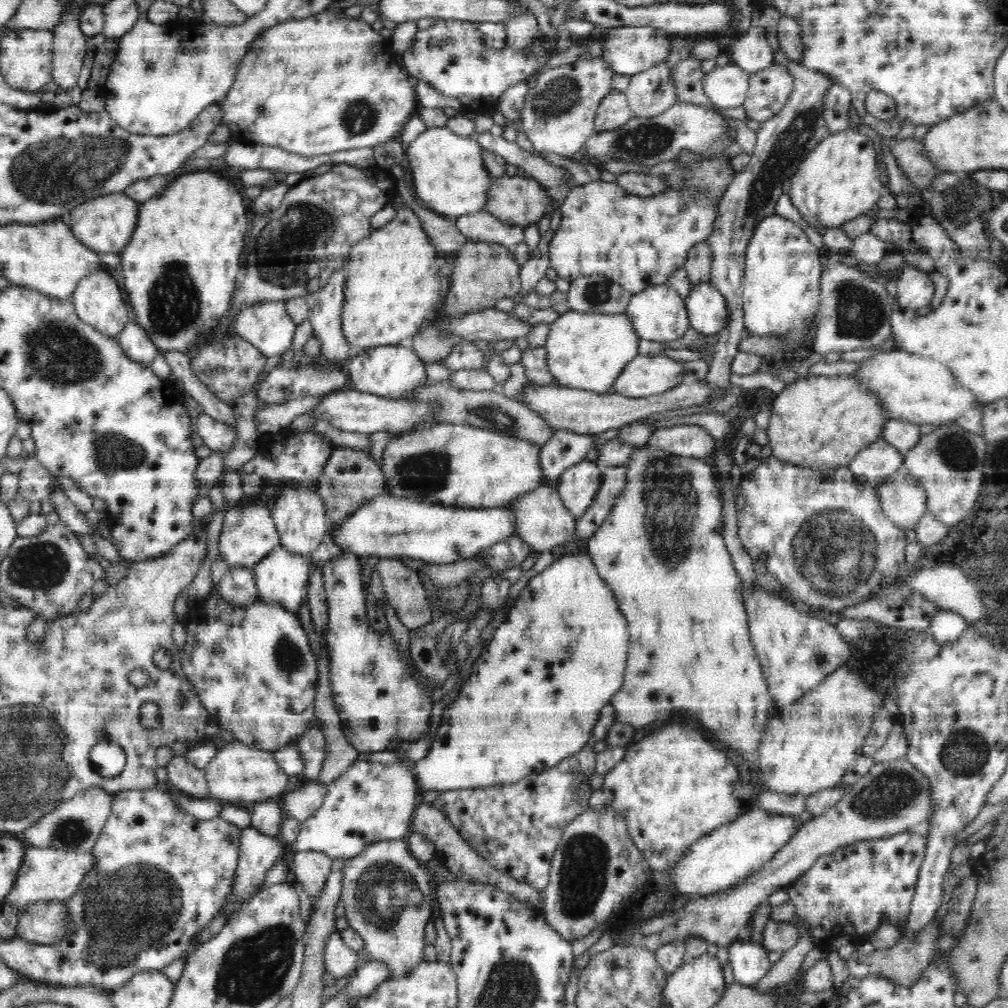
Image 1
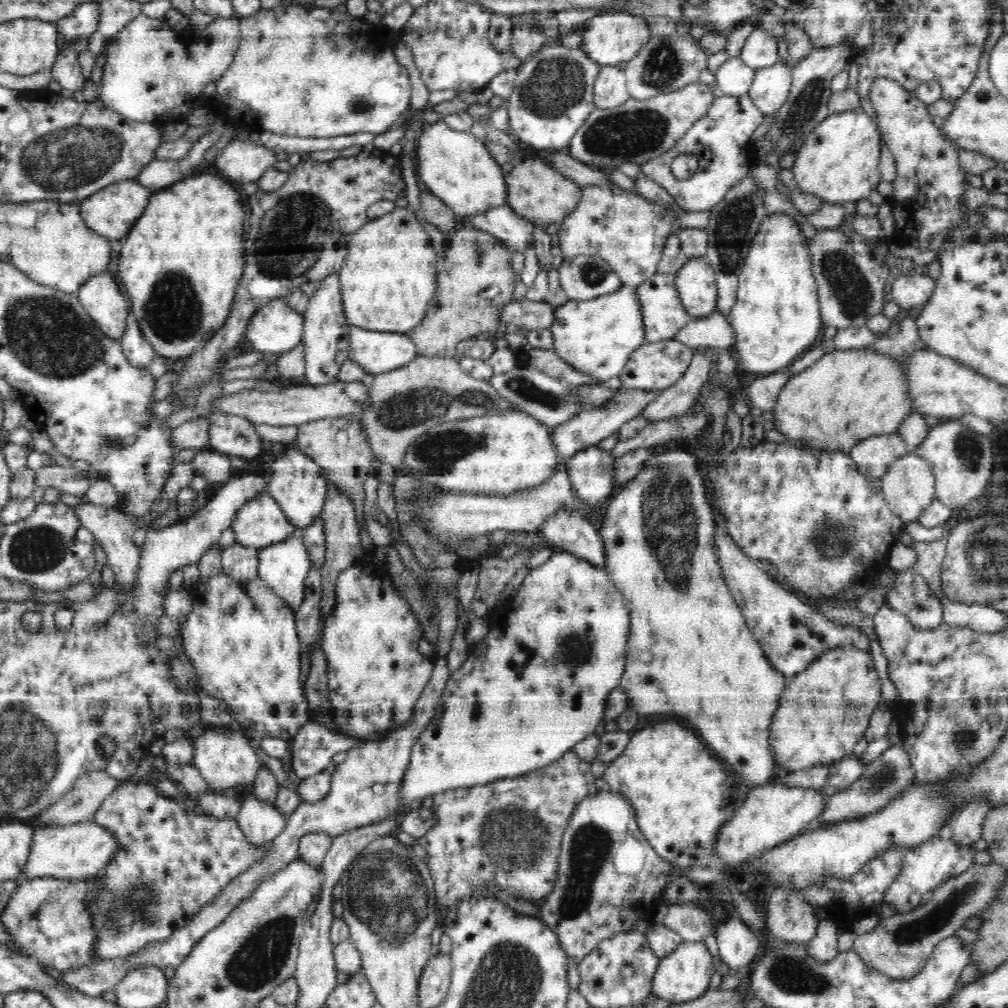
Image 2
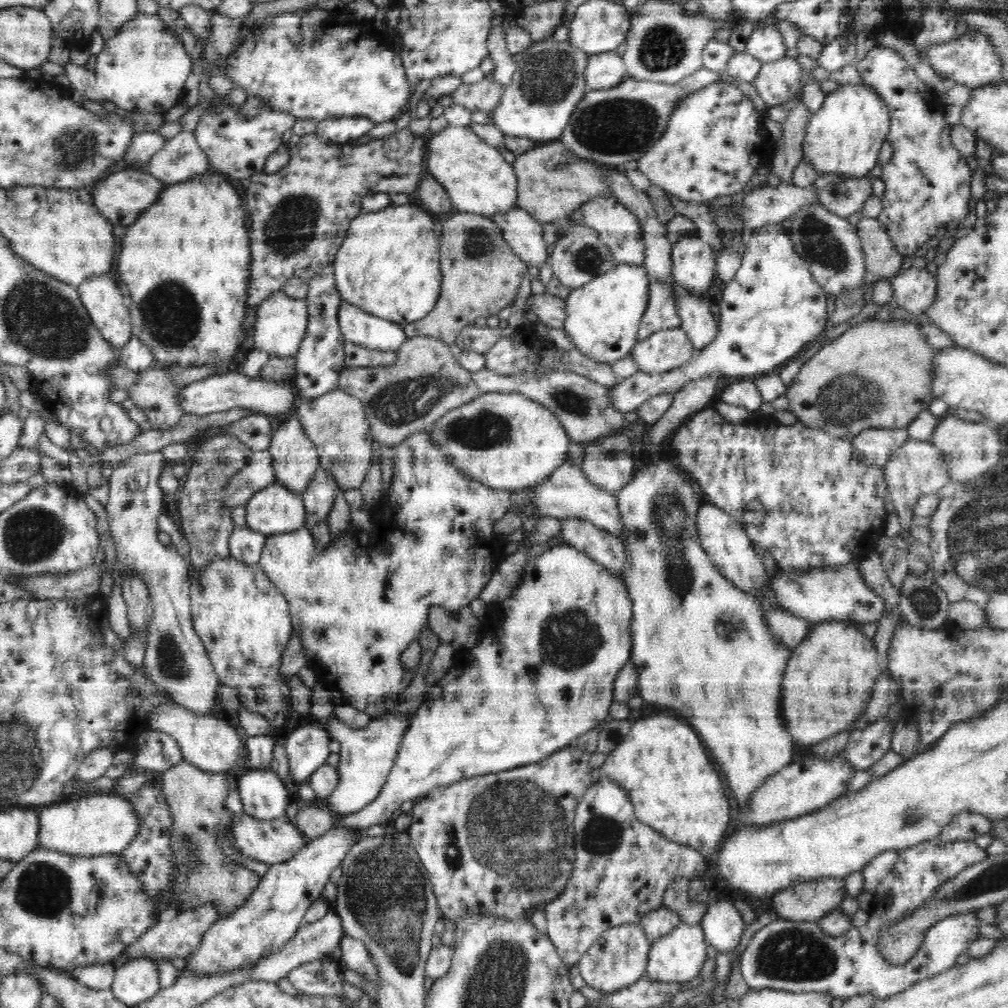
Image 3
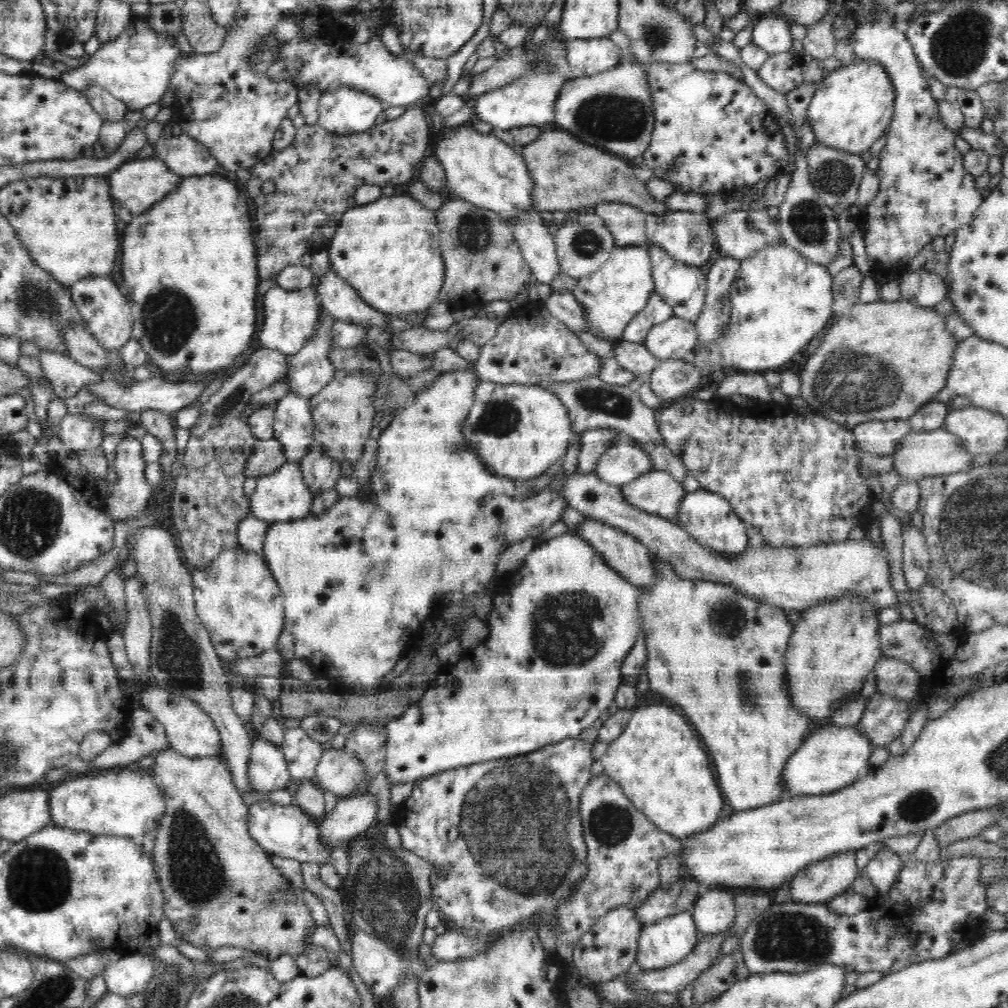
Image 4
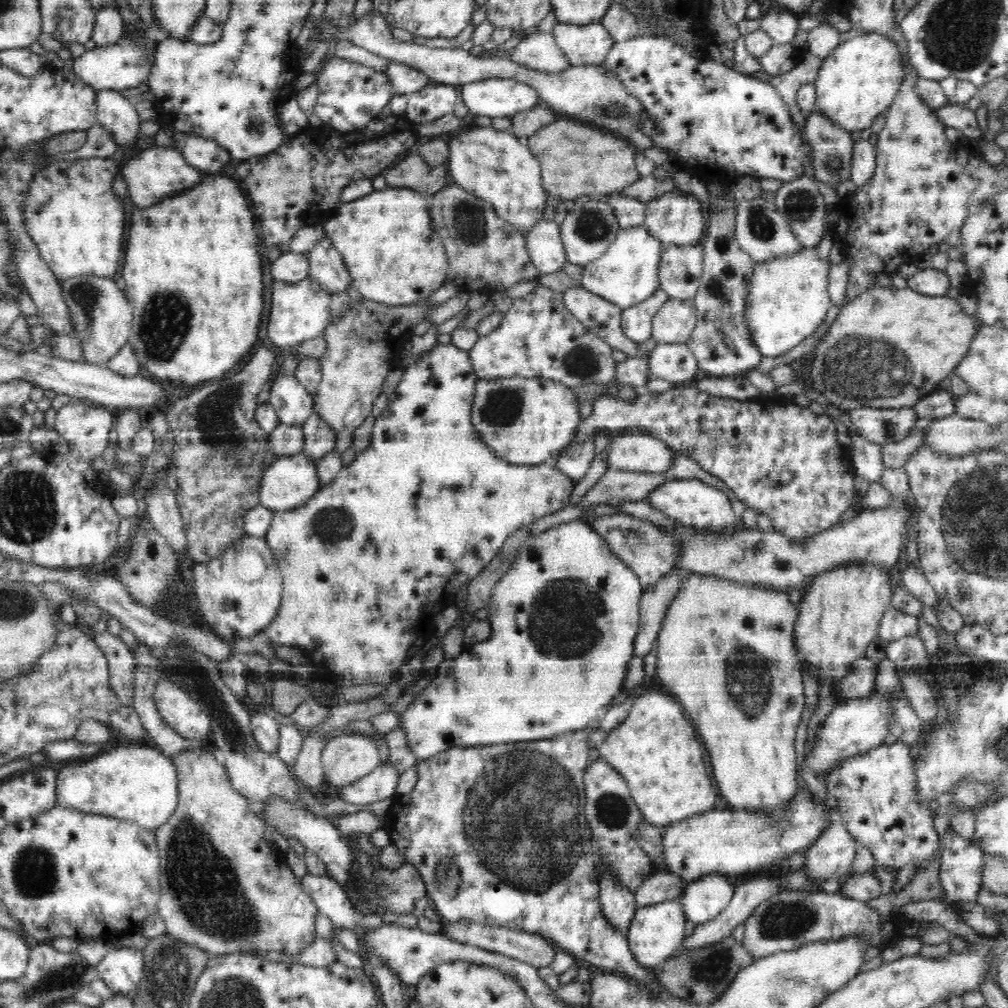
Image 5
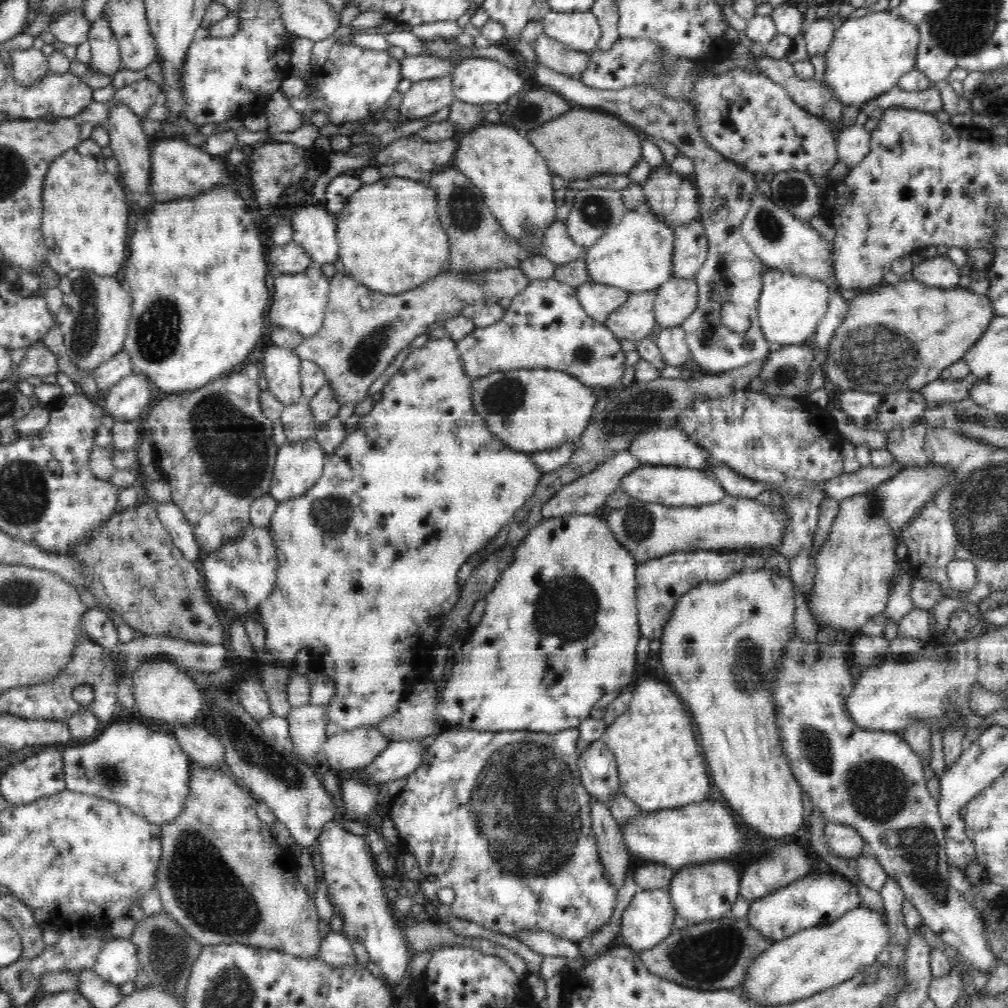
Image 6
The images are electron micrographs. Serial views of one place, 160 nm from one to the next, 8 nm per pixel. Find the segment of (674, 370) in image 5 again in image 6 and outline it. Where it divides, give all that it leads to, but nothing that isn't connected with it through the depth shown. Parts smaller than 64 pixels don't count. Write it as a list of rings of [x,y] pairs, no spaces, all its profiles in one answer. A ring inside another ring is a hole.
[[[678,325],[674,328],[668,328],[668,330],[666,328],[660,330],[657,346],[667,366],[684,368],[688,362],[690,350],[686,344],[685,331],[682,326]]]

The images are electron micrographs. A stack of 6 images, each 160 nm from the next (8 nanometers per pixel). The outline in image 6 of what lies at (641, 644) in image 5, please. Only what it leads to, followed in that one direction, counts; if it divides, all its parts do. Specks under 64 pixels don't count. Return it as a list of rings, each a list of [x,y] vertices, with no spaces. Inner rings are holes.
[[[748,548],[725,549],[725,551],[714,549],[675,550],[667,555],[637,562],[635,566],[636,583],[638,583],[636,602],[640,636],[646,636],[646,639],[650,639],[650,642],[660,639],[664,626],[672,616],[676,602],[691,588],[699,586],[705,581],[727,580],[729,576],[744,569],[763,568],[764,562],[764,557],[760,553],[748,551]]]

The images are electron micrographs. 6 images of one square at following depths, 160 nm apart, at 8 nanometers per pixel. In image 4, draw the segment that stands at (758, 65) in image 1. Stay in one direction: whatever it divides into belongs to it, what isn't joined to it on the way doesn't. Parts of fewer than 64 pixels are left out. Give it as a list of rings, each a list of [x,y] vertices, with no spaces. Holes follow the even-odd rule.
[[[784,16],[759,17],[754,24],[752,44],[766,49],[769,55],[788,52],[793,45],[790,22]]]

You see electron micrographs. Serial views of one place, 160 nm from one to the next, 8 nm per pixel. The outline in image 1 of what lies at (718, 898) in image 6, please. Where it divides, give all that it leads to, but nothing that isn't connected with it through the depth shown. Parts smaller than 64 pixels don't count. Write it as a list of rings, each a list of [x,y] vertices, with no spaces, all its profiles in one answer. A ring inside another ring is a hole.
[[[738,939],[727,948],[736,983],[753,987],[770,970],[772,963],[762,944]]]

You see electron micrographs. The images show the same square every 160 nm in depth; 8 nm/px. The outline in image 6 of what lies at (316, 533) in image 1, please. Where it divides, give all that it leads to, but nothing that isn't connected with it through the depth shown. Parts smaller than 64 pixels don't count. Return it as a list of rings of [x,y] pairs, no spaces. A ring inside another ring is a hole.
[[[272,345],[264,354],[264,375],[268,390],[274,393],[284,406],[301,398],[301,360],[295,350]]]

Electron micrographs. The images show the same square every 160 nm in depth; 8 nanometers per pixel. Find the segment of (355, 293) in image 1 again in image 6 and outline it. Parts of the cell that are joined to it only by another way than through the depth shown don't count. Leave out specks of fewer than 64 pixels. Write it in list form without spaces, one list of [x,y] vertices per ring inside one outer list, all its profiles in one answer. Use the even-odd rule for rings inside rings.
[[[386,175],[372,184],[362,185],[336,215],[339,258],[346,274],[361,285],[390,295],[422,286],[435,277],[447,266],[451,248],[436,208],[436,192],[426,182]]]

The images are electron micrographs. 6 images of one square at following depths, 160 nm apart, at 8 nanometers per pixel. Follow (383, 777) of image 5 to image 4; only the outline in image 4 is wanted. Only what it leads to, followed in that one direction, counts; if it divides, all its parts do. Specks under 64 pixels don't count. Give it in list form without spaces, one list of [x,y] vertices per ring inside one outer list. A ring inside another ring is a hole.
[[[370,792],[339,797],[334,810],[320,822],[322,841],[331,852],[336,847],[348,849],[354,840],[369,835],[378,810],[378,800]]]

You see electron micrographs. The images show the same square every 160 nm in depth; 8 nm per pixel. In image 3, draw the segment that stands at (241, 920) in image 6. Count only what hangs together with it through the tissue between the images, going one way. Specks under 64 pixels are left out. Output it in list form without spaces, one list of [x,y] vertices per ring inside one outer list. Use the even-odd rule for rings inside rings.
[[[182,759],[171,769],[165,770],[160,776],[158,787],[166,797],[166,803],[170,806],[172,815],[172,861],[177,877],[173,880],[173,892],[177,898],[179,908],[184,911],[204,904],[216,904],[218,919],[230,917],[232,912],[238,910],[244,902],[250,898],[253,890],[258,886],[261,876],[256,871],[230,860],[222,850],[222,844],[218,839],[219,829],[226,829],[226,838],[230,844],[235,844],[232,839],[232,813],[227,810],[228,782],[224,773],[210,773],[196,767]]]

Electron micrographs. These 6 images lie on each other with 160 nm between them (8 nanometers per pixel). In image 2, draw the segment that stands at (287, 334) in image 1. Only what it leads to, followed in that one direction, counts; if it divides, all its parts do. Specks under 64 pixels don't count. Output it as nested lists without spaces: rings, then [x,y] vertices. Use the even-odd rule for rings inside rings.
[[[274,299],[252,316],[245,338],[260,353],[287,353],[303,343],[303,316],[288,307],[285,299]]]

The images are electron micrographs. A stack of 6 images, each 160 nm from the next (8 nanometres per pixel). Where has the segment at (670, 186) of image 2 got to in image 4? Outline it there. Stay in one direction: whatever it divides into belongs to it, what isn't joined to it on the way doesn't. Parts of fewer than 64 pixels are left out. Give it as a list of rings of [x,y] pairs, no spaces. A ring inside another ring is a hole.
[[[644,61],[641,65],[645,68],[647,83],[651,90],[651,101],[652,105],[654,105],[655,118],[650,144],[643,154],[643,164],[653,170],[656,178],[670,181],[676,190],[684,194],[694,193],[704,196],[713,192],[732,194],[736,190],[756,184],[756,182],[764,180],[764,178],[771,179],[784,174],[786,167],[790,166],[790,160],[788,159],[790,158],[790,150],[788,149],[788,144],[784,139],[784,134],[780,129],[776,115],[770,111],[770,108],[766,106],[744,81],[740,81],[722,71],[712,72],[696,69],[691,63],[672,63],[671,65],[668,63],[666,65],[664,61]]]

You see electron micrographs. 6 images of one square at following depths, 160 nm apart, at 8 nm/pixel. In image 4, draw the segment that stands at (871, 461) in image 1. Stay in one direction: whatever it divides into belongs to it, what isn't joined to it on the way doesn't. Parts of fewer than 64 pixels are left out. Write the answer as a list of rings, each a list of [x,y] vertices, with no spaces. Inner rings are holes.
[[[909,419],[869,420],[857,424],[852,430],[858,450],[880,457],[895,453],[900,440],[910,431]]]

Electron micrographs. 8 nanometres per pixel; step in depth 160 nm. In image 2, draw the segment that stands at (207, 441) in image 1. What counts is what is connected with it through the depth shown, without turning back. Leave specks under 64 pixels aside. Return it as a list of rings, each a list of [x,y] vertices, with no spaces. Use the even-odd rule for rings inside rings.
[[[216,412],[208,417],[210,421],[209,432],[209,449],[222,453],[223,455],[236,455],[237,457],[244,457],[249,461],[252,458],[257,458],[263,450],[263,442],[254,427],[254,423],[250,422],[241,416],[234,414],[224,414],[223,412]]]

